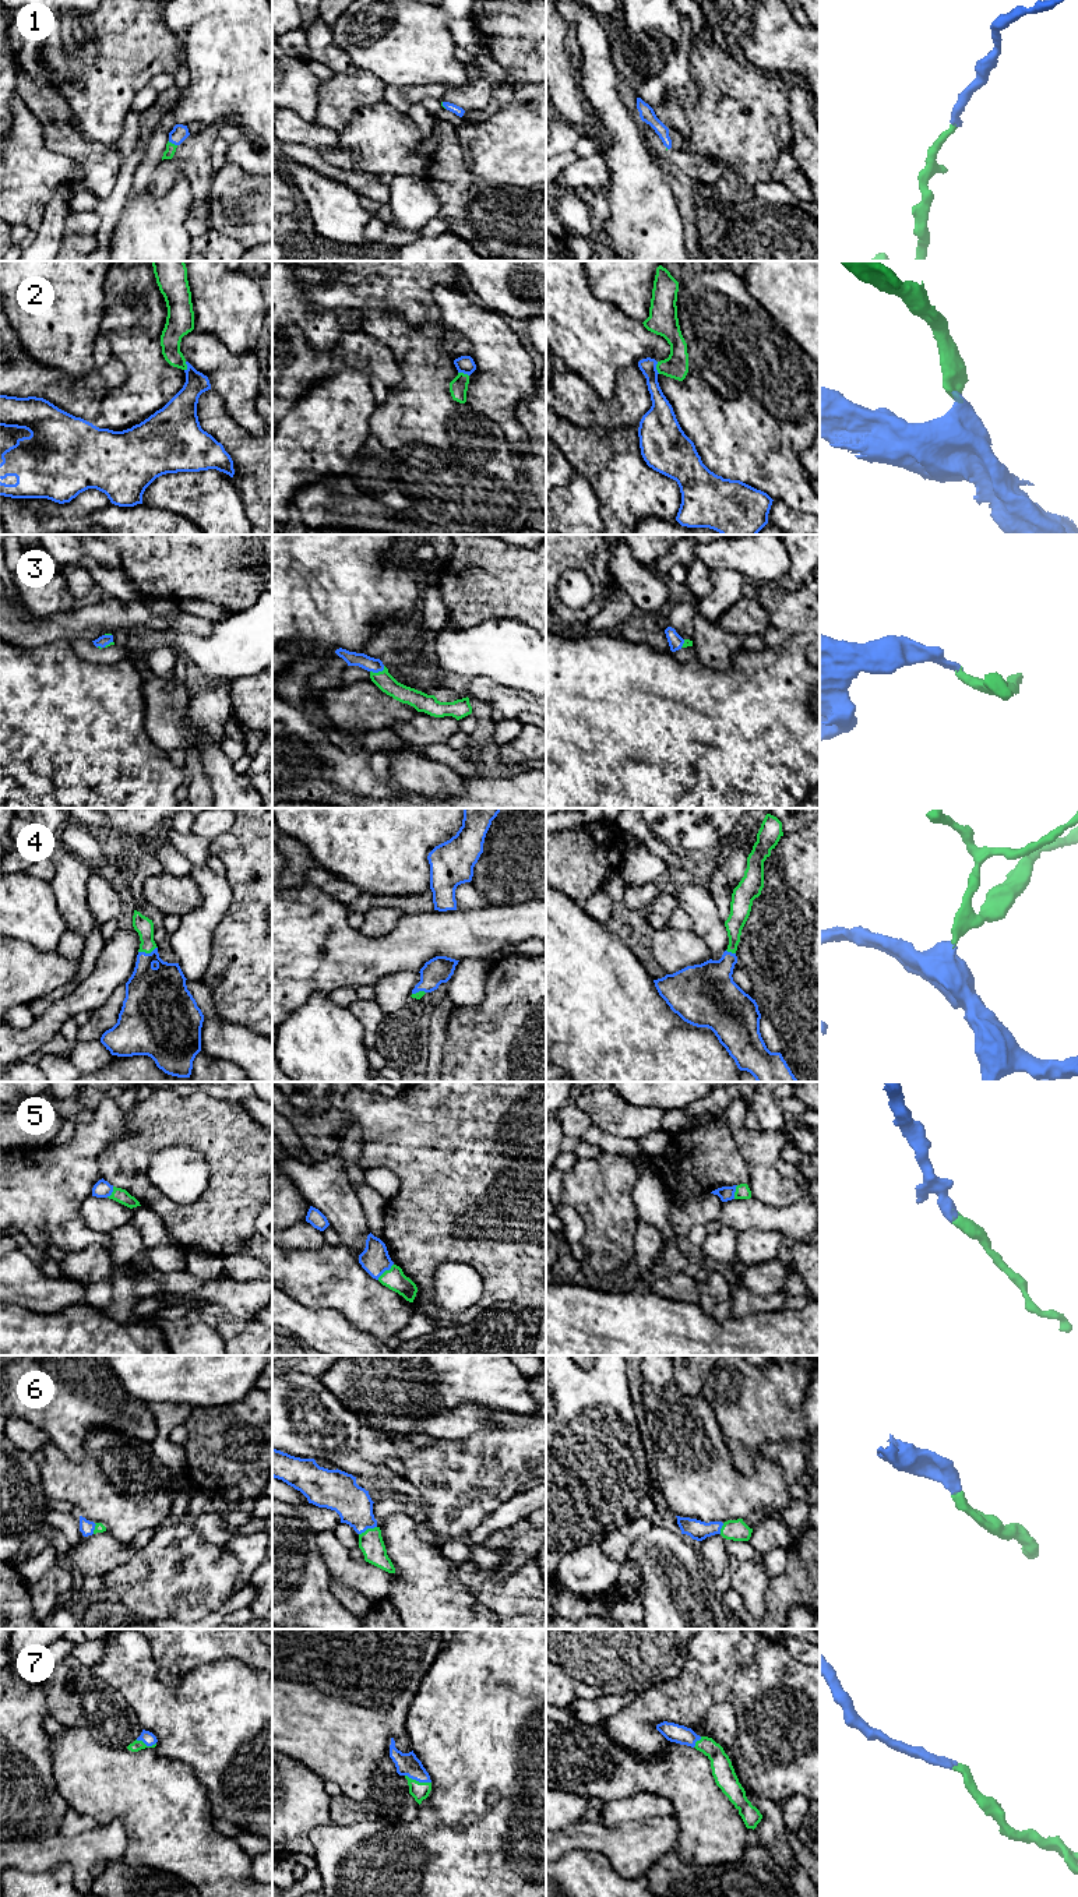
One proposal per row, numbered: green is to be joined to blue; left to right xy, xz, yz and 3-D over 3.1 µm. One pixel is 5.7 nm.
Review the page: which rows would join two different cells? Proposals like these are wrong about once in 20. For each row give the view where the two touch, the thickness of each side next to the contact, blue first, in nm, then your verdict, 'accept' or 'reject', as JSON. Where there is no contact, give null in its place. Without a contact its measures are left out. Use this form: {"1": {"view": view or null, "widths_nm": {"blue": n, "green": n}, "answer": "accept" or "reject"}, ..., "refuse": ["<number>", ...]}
{"1": {"view": "xy", "widths_nm": {"blue": 90, "green": 60}, "answer": "accept"}, "2": {"view": "yz", "widths_nm": {"blue": 120, "green": 140}, "answer": "accept"}, "3": {"view": "xz", "widths_nm": {"blue": 80, "green": 100}, "answer": "accept"}, "4": {"view": "xy", "widths_nm": {"blue": 340, "green": 100}, "answer": "accept"}, "5": {"view": "xz", "widths_nm": {"blue": 170, "green": 120}, "answer": "accept"}, "6": {"view": "xz", "widths_nm": {"blue": 200, "green": 140}, "answer": "accept"}, "7": {"view": "xz", "widths_nm": {"blue": 130, "green": 100}, "answer": "accept"}, "refuse": []}

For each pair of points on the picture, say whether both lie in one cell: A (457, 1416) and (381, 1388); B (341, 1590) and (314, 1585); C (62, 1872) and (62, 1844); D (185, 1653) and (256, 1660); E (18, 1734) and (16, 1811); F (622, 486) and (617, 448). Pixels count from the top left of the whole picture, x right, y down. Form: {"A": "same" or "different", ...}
{"A": "different", "B": "different", "C": "different", "D": "same", "E": "same", "F": "same"}

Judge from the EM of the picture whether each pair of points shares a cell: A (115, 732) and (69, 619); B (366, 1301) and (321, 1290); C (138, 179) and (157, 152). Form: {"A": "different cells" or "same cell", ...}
{"A": "different cells", "B": "same cell", "C": "same cell"}

